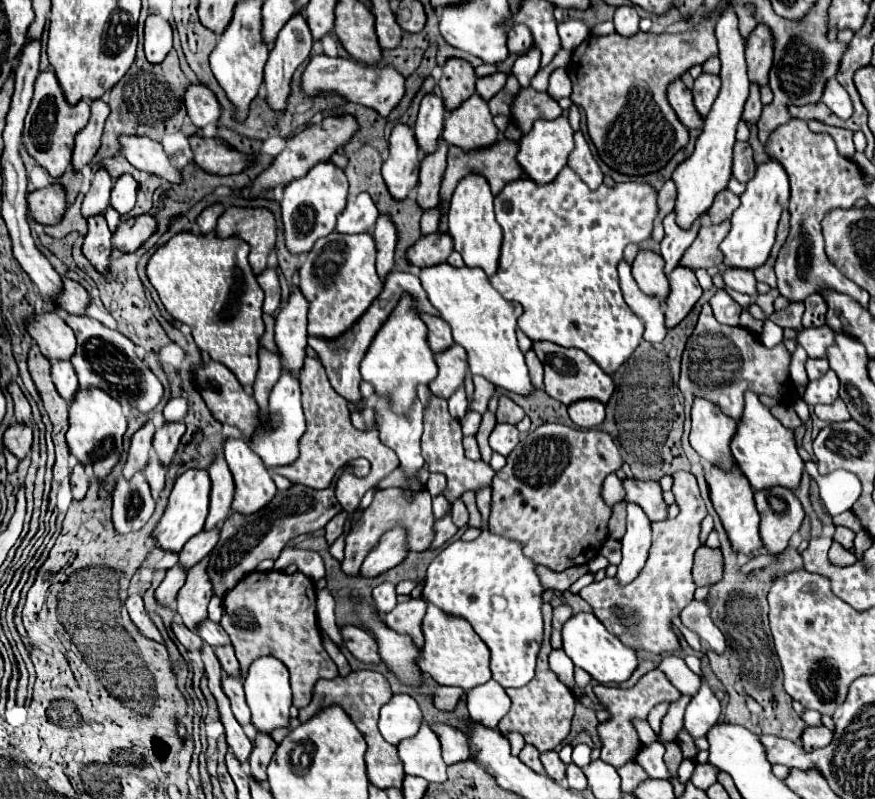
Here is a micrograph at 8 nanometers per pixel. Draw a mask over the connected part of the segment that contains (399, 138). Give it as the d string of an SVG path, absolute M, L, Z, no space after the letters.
M398 123L390 135L390 153L382 167L382 177L396 199L406 199L418 187L420 151L414 143L414 129Z

